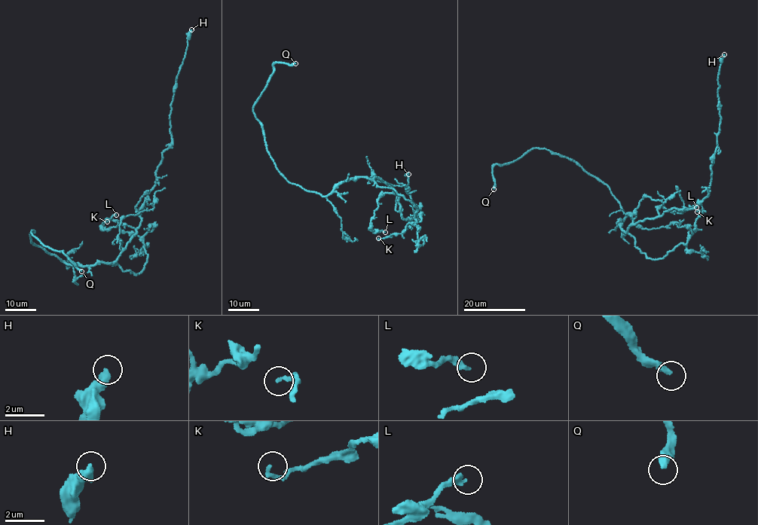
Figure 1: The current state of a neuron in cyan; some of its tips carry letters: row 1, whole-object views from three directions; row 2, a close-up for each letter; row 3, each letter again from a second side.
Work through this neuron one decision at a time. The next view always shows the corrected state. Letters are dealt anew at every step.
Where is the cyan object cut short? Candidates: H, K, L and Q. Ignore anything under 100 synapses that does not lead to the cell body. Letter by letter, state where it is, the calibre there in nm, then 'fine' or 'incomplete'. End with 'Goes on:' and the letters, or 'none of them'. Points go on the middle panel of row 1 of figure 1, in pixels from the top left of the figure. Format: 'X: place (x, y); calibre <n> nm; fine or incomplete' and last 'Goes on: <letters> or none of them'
H: place (408, 174); calibre 460 nm; fine
K: place (378, 238); calibre 180 nm; fine
L: place (385, 232); calibre 260 nm; fine
Q: place (295, 63); calibre 320 nm; incomplete
Goes on: Q

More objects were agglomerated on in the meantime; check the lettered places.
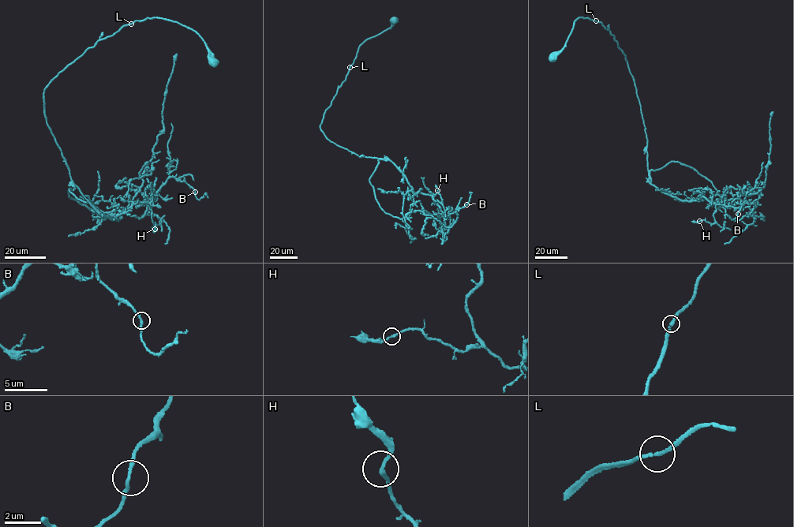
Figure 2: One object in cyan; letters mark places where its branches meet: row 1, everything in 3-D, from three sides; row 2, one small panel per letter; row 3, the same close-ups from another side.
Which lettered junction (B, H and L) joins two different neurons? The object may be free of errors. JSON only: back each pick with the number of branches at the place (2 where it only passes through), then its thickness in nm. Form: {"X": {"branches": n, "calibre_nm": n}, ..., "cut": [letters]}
{"cut": []}

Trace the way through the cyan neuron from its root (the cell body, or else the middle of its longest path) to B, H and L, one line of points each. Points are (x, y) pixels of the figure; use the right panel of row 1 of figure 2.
B: (552, 57), (577, 19), (602, 23), (636, 87), (649, 181), (683, 200), (738, 207), (745, 199), (738, 214)
H: (552, 57), (579, 17), (610, 31), (636, 87), (649, 181), (682, 199), (713, 202), (716, 223), (699, 221)
L: (552, 57), (563, 46), (577, 19), (589, 17), (596, 21)

